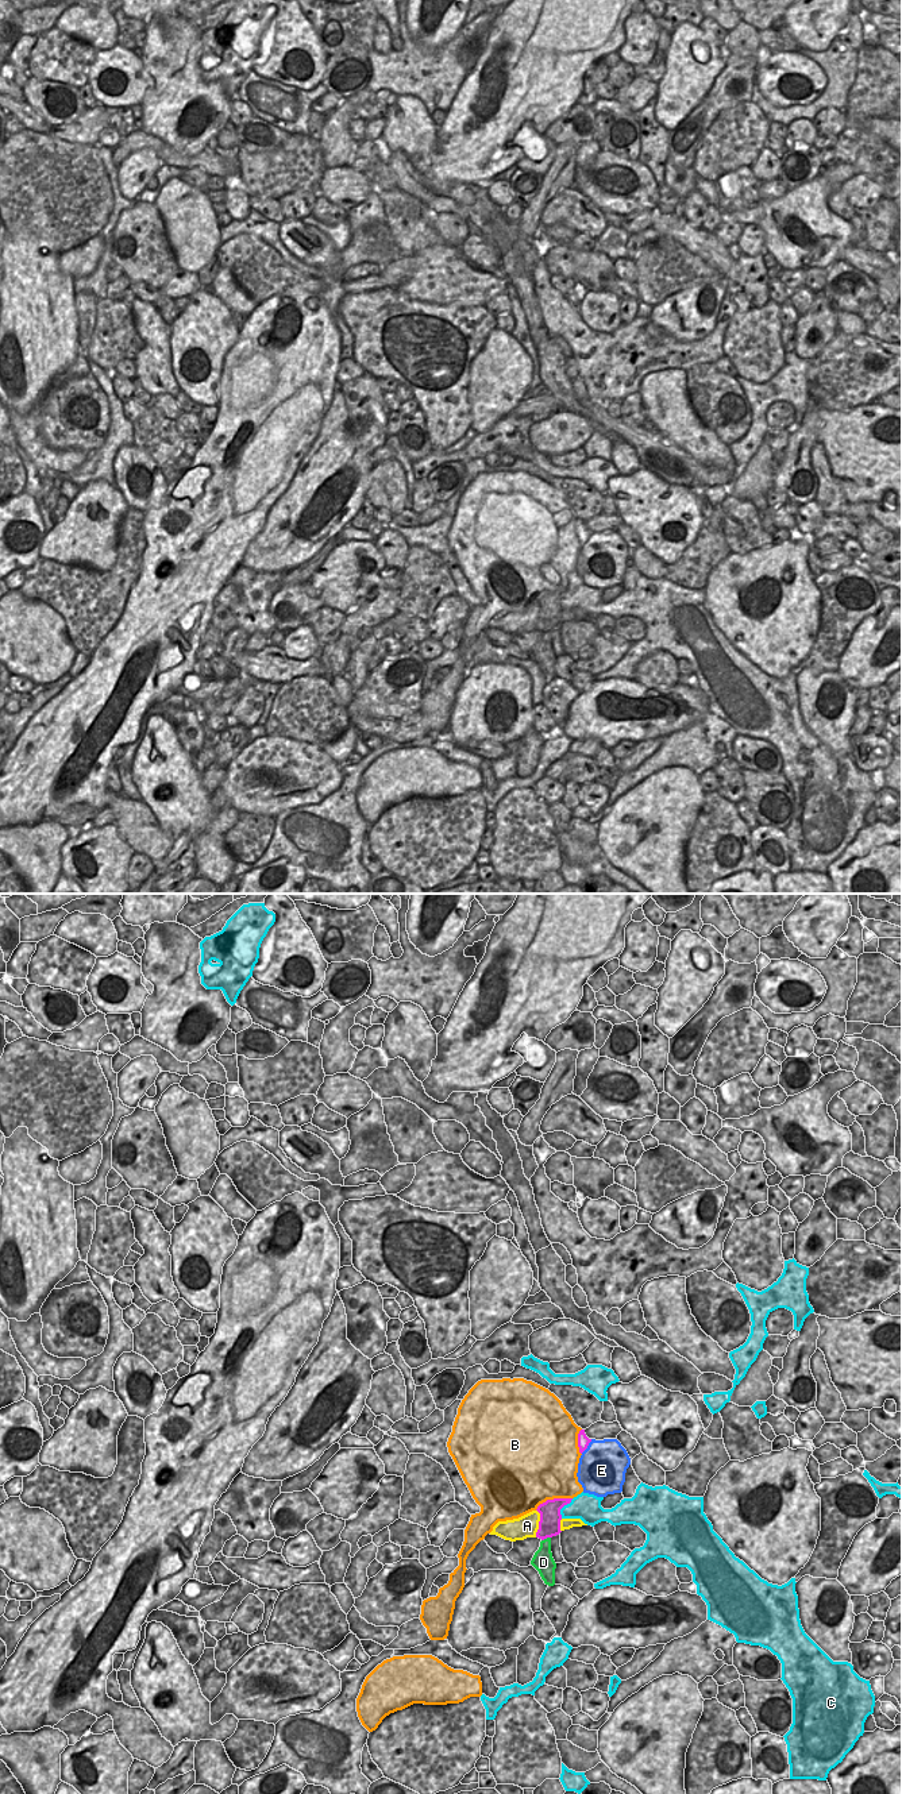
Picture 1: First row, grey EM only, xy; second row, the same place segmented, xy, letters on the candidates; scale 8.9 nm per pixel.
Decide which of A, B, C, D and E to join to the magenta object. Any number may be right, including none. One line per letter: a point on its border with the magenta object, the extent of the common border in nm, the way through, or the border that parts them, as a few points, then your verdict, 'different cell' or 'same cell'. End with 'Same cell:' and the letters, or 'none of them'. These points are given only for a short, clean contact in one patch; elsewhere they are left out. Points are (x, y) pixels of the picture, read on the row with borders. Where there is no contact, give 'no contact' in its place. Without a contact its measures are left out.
A: contact xy (539, 1523); length 260 nm; border xy (536, 1509), (539, 1513), (539, 1528), (535, 1536); different cell
B: contact xy (554, 1499); length 360 nm; different cell
C: contact xy (562, 1507); length 220 nm; different cell
D: contact xy (546, 1538); length 90 nm; way xy (550, 1511), (546, 1538), (543, 1562); same cell
E: contact xy (588, 1445); length 170 nm; different cell
Same cell: D

